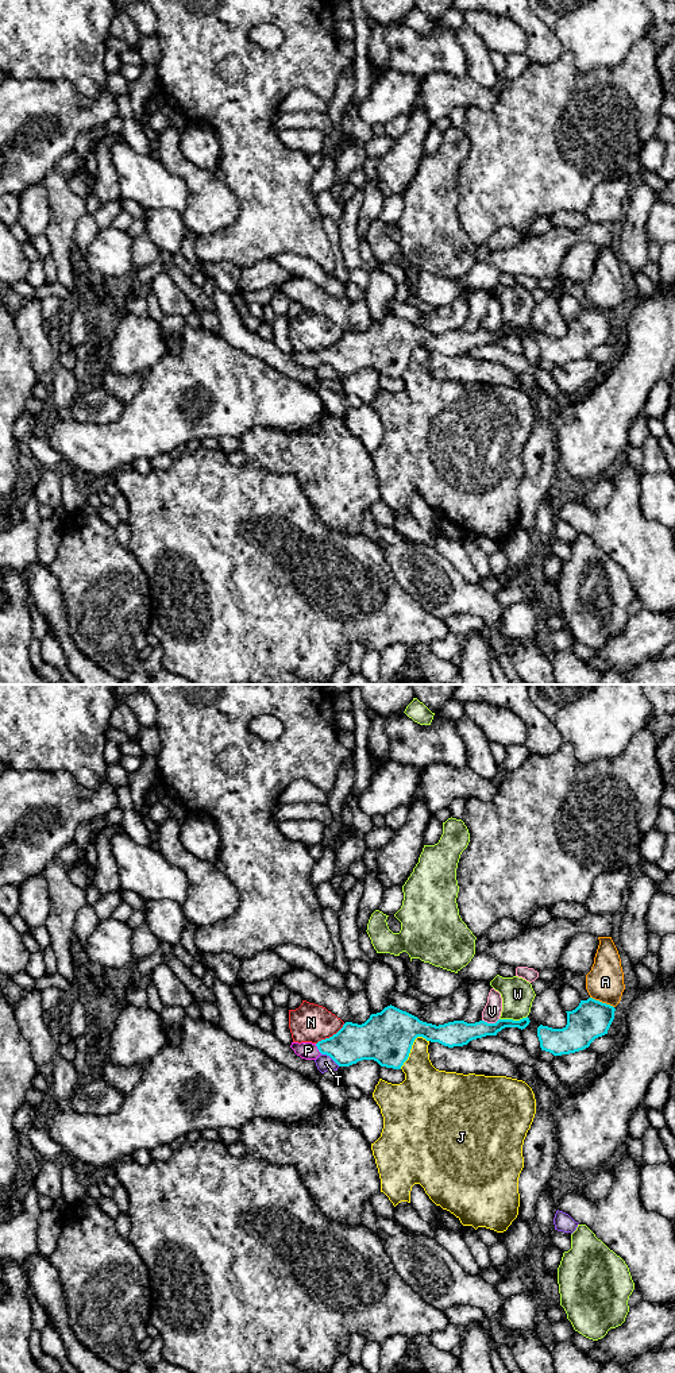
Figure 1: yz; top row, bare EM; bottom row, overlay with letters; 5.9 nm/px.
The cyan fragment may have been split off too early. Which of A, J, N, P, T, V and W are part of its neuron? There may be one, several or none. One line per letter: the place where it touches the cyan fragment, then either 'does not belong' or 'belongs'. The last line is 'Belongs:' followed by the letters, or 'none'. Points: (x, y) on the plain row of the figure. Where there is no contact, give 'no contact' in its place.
A: yz (601, 311) | does not belong
J: yz (411, 357) | does not belong
N: yz (330, 346) | does not belong
P: yz (317, 357) | belongs
T: yz (331, 366) | does not belong
V: yz (490, 332) | does not belong
W: yz (512, 328) | does not belong
Belongs: P

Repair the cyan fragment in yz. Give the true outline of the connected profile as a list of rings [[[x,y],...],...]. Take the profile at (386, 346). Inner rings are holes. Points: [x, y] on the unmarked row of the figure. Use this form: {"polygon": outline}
{"polygon": [[[390,313],[381,321],[371,323],[362,333],[346,331],[329,347],[317,352],[292,351],[290,356],[305,369],[316,369],[320,363],[327,363],[339,375],[374,369],[381,375],[401,378],[417,346],[454,356],[486,344],[497,344],[505,336],[522,339],[529,331],[526,325],[520,329],[498,328],[495,332],[454,329],[436,335]]]}

